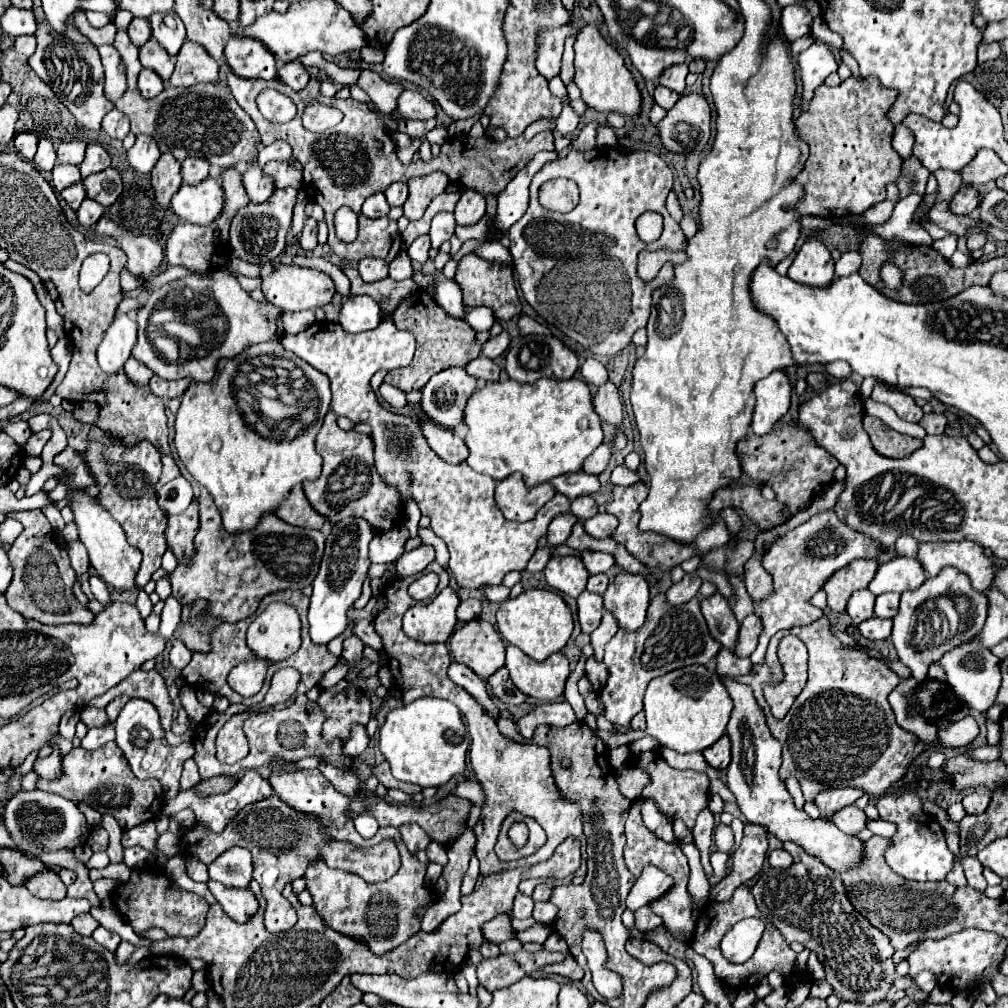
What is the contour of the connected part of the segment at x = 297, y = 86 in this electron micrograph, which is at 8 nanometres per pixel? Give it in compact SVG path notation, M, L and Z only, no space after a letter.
M291 62L291 64L285 64L285 66L281 66L281 68L277 70L277 78L279 78L283 84L291 86L295 92L299 92L299 90L303 90L303 88L307 86L307 82L309 82L309 72L303 68L301 62Z

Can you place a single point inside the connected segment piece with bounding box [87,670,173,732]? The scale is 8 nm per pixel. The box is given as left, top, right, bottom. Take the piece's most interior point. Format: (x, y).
(149, 685)

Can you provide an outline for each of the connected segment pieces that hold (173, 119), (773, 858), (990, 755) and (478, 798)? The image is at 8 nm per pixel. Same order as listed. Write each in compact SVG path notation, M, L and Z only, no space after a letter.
M117 30L113 46L119 50L125 66L127 66L127 88L123 96L115 102L115 108L125 112L131 120L133 134L147 134L155 138L161 152L171 152L177 160L185 160L187 156L199 156L207 160L211 166L229 168L237 162L247 162L257 154L259 134L253 120L239 108L225 80L217 80L211 84L195 84L189 88L169 86L157 98L143 100L137 90L137 74L141 70L137 58L137 46L131 44L125 30Z
M773 850L773 852L769 852L769 864L773 866L773 868L781 868L781 870L785 870L785 868L789 868L791 866L791 854L789 852L785 852L785 850Z
M995 744L995 746L979 746L978 748L974 748L966 753L968 756L975 758L976 760L981 761L993 761L995 758L999 758L999 754L1001 754L1001 748L999 748L999 744Z
M464 779L458 783L452 793L483 807L485 795L483 789L477 782L470 782Z

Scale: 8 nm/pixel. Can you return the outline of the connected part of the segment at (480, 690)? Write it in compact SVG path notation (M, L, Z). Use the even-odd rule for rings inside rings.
M451 662L449 664L449 678L453 678L453 682L461 688L465 688L469 694L475 696L475 700L481 702L481 706L485 706L493 716L499 716L493 700L487 696L485 692L485 682L471 670L467 668L465 664L461 662Z

